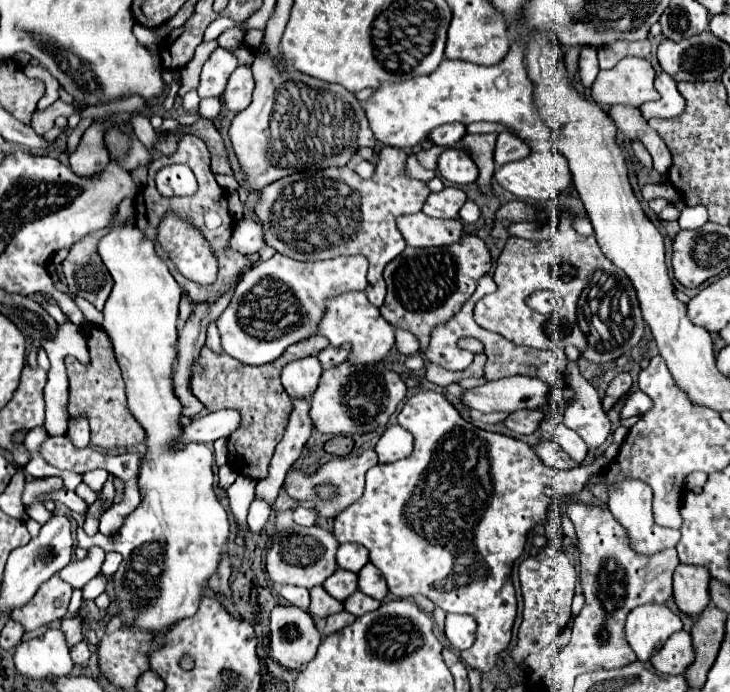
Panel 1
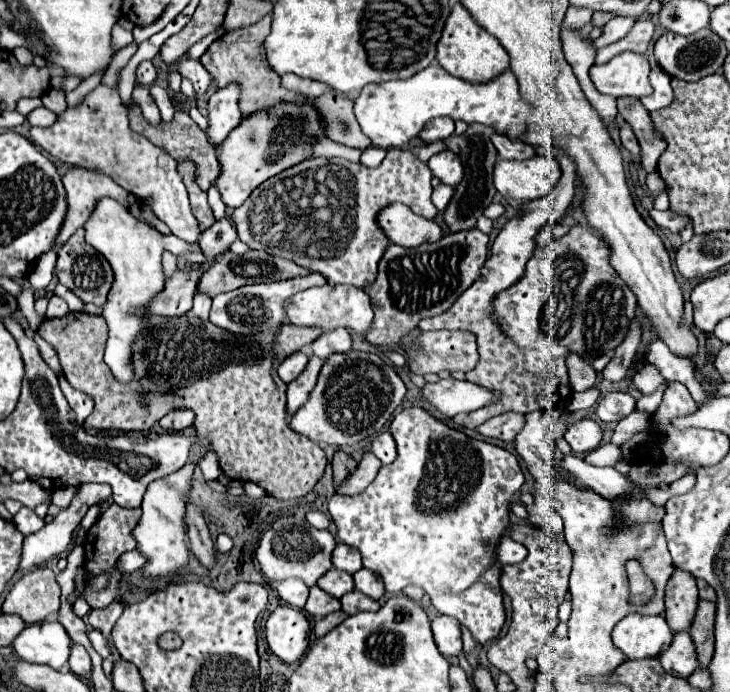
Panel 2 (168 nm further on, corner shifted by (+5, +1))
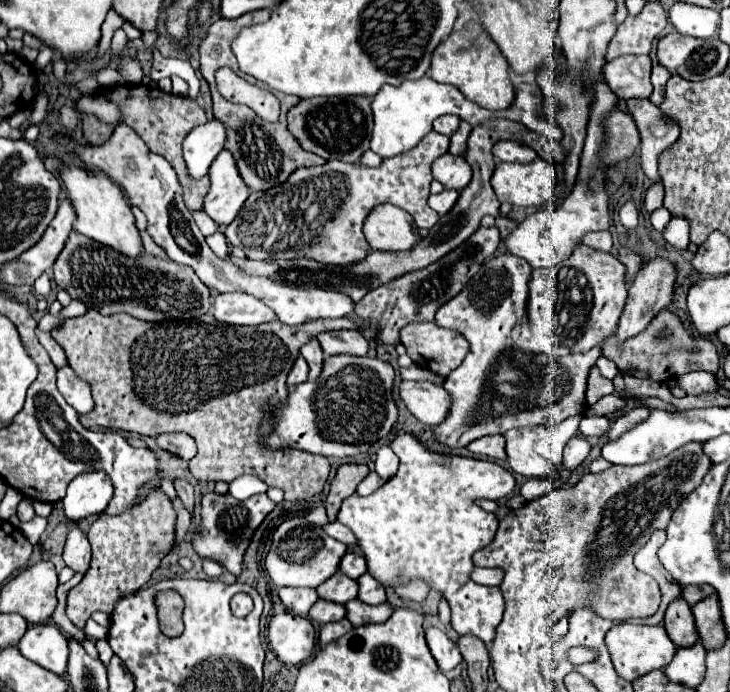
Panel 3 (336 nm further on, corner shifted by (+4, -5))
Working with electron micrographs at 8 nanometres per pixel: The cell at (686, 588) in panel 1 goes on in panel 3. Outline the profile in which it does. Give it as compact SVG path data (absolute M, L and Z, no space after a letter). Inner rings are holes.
M683 598L669 604L665 612L665 630L677 648L689 648L699 642L699 632L691 614L691 606Z

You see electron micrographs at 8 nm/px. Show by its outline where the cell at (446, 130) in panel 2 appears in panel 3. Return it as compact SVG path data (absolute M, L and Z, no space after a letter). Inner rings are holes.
M445 114L445 116L439 116L435 122L433 122L433 130L437 130L439 134L445 134L445 136L451 136L459 126L459 116L453 116L453 114Z

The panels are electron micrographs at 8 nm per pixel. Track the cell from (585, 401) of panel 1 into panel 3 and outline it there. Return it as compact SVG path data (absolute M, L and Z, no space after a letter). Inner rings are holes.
M583 436L571 438L565 446L565 452L563 452L563 468L567 472L573 472L589 456L589 452L591 452L591 446Z

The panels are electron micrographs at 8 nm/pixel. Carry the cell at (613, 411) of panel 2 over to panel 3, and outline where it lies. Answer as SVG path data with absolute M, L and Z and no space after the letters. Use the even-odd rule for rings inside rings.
M583 416L579 422L579 434L589 438L589 436L601 436L609 430L611 426L611 418L605 416Z

